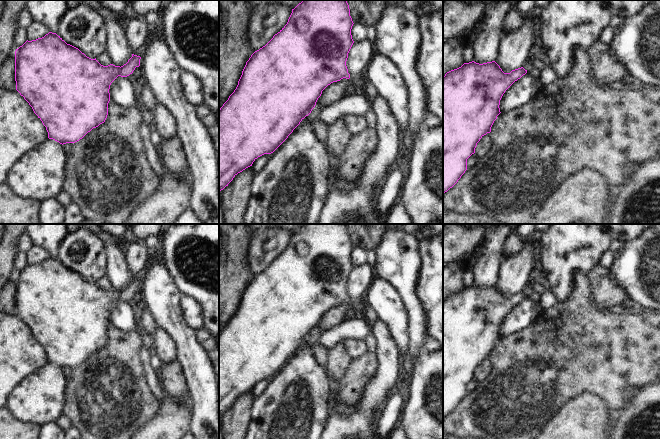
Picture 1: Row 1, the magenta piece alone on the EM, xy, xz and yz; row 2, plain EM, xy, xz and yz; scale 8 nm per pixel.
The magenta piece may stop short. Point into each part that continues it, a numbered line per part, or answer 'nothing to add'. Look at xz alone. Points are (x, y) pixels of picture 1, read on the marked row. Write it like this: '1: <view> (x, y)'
nothing to add

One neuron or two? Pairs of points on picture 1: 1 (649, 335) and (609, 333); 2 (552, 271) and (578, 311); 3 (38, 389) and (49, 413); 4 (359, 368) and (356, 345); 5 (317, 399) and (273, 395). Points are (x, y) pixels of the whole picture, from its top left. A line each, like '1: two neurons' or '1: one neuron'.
1: one neuron
2: two neurons
3: one neuron
4: two neurons
5: one neuron

